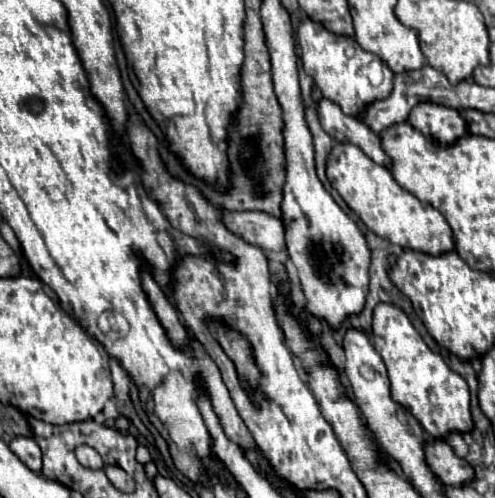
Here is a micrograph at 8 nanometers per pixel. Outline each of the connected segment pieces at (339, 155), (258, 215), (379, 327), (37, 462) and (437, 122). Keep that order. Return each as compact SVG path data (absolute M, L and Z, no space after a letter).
M341 142L341 144L333 146L333 150L329 154L329 160L327 160L327 180L339 192L339 196L347 202L347 206L363 220L363 224L371 232L375 232L377 236L387 238L393 244L399 244L401 248L411 248L411 250L425 252L425 254L443 254L443 250L453 250L455 244L453 244L451 228L449 228L447 220L441 216L441 212L435 210L429 202L421 202L411 192L401 188L393 180L391 172L385 166L379 166L379 164L371 162L371 158L367 158L355 144Z
M223 212L223 224L235 236L261 250L285 250L283 220L265 212Z
M377 304L373 310L373 346L387 366L391 380L391 396L405 406L425 428L425 432L437 440L447 440L449 434L467 434L473 430L473 418L469 410L469 386L453 372L445 360L431 352L421 334L413 328L405 312L393 304Z
M15 436L9 444L9 448L13 450L13 454L33 472L41 472L41 448L37 446L37 442L29 436Z
M435 102L417 104L409 114L409 122L427 138L435 138L435 142L455 142L459 134L467 132L459 110Z

